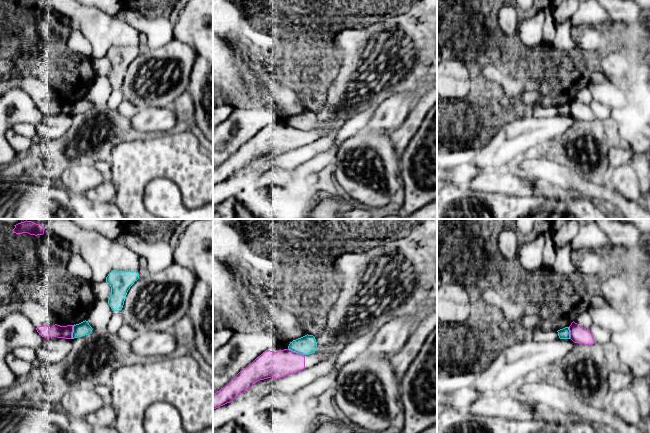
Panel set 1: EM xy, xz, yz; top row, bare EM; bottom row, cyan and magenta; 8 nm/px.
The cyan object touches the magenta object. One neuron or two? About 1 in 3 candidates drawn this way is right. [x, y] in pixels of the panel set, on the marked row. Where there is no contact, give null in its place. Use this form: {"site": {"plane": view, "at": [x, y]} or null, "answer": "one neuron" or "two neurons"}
{"site": {"plane": "xz", "at": [296, 352]}, "answer": "two neurons"}

